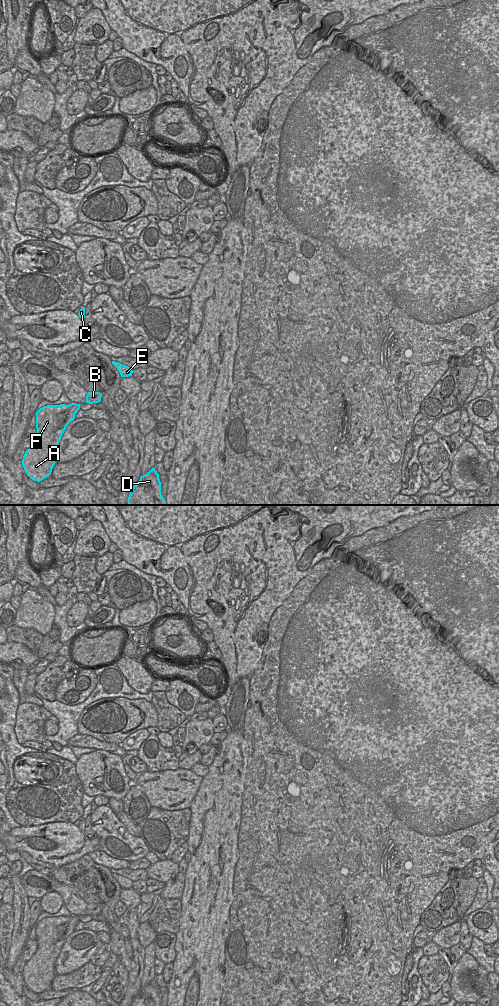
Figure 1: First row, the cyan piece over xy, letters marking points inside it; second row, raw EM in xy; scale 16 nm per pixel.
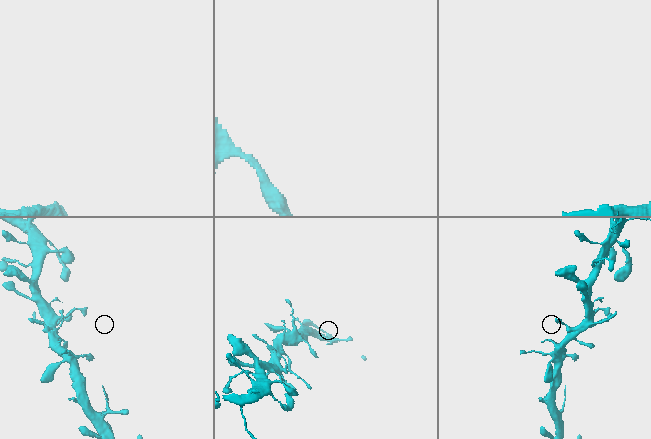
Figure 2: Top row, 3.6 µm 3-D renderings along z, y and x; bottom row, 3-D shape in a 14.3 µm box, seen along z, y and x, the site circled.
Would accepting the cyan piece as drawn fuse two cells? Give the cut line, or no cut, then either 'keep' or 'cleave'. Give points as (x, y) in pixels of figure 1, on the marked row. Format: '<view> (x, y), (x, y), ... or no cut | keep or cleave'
no cut | keep

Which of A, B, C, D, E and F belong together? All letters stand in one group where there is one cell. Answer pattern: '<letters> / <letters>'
A B C D E F

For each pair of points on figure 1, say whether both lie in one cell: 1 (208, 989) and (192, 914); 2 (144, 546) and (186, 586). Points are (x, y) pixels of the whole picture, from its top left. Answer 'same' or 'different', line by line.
1: same
2: same

